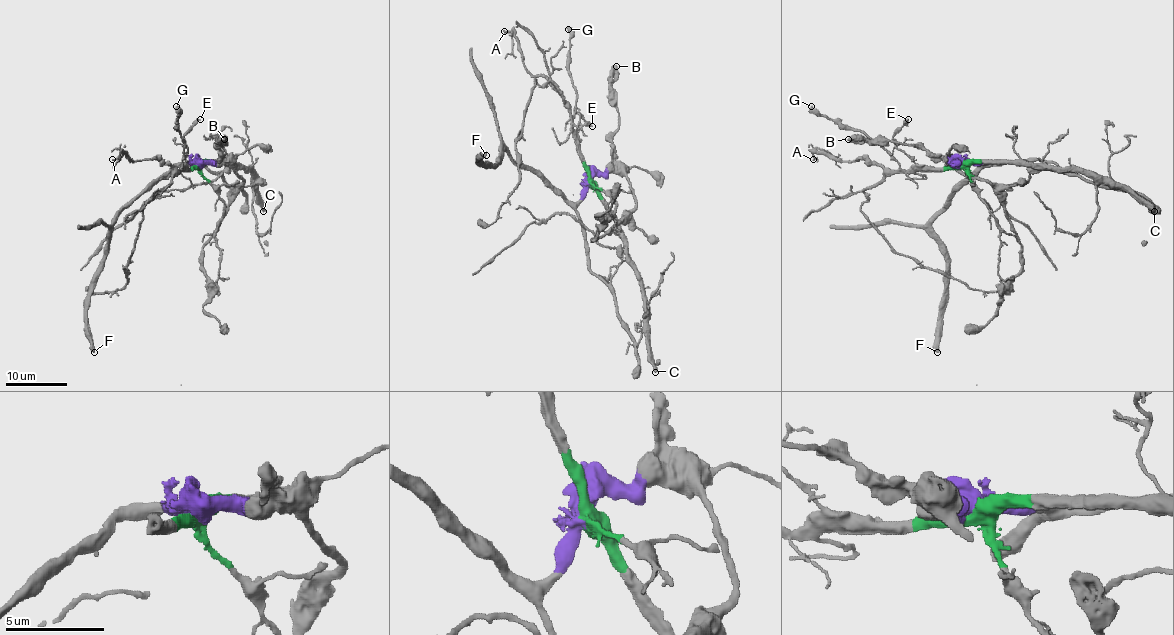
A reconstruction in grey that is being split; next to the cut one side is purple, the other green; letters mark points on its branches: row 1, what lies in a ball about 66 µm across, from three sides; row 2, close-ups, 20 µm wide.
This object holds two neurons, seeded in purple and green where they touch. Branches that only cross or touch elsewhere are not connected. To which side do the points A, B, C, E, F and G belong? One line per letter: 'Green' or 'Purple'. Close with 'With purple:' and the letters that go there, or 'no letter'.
A: Green
B: Purple
C: Green
E: Green
F: Purple
G: Green
With purple: B, F

